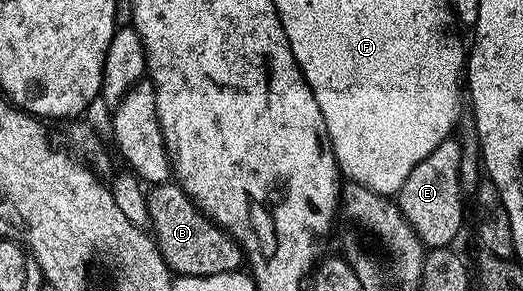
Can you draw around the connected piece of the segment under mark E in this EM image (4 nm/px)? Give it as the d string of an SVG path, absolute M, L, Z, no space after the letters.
M454 141L443 142L409 176L405 176L405 184L401 184L397 195L397 205L403 213L409 228L427 248L447 248L459 234L463 224L463 210L459 207L461 180L457 175L461 150L454 146Z

